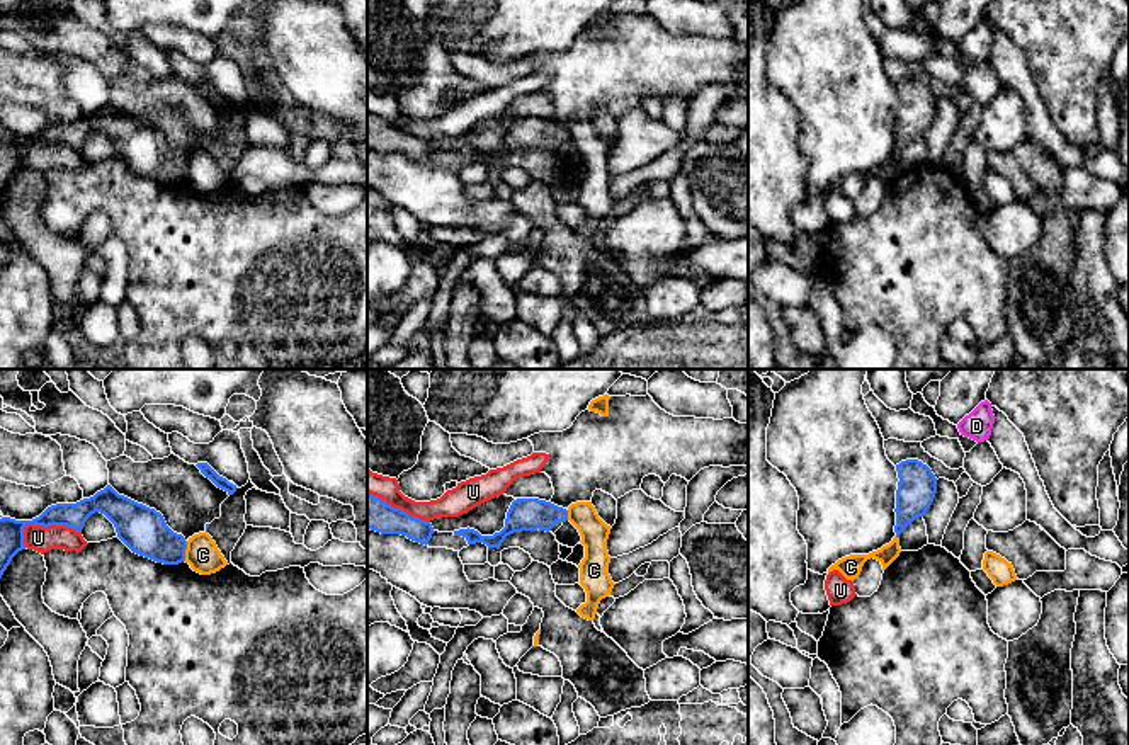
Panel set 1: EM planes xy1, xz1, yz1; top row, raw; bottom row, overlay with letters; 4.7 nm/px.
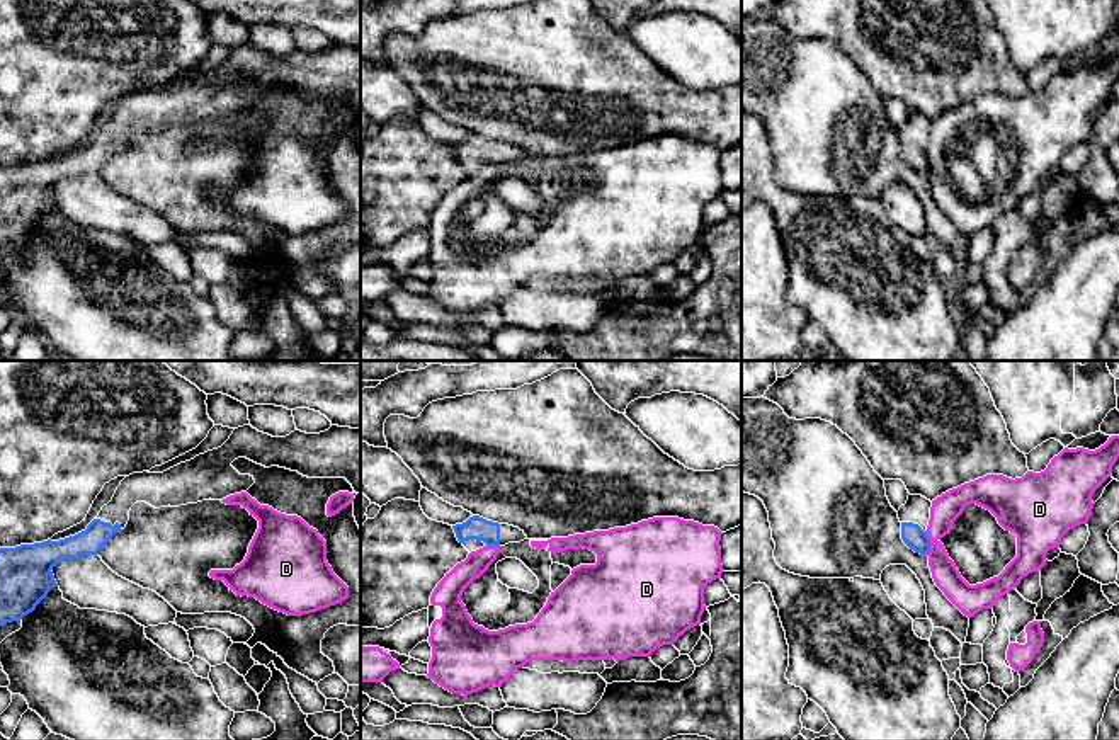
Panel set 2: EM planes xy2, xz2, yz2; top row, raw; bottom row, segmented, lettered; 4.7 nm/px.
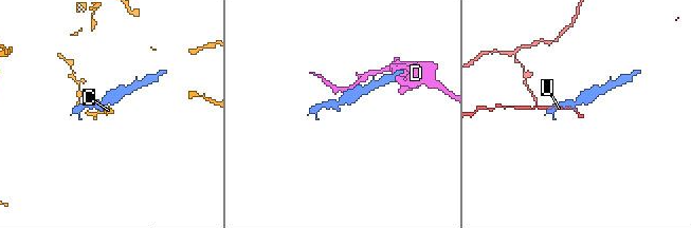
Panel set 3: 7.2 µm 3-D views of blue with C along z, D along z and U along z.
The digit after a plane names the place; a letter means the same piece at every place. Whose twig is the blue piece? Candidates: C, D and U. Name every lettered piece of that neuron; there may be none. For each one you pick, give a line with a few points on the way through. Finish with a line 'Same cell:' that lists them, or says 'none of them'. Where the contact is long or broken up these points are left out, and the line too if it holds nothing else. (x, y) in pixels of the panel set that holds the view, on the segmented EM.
Same cell: none of them

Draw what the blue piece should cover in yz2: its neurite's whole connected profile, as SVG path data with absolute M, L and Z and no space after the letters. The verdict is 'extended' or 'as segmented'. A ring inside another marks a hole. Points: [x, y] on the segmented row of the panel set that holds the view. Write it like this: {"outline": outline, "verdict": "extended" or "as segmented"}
{"outline": "M908 495L905 505L898 510L898 519L901 522L901 539L903 543L920 555L929 555L930 539L927 536L927 526L930 519L932 502L922 495Z", "verdict": "extended"}

